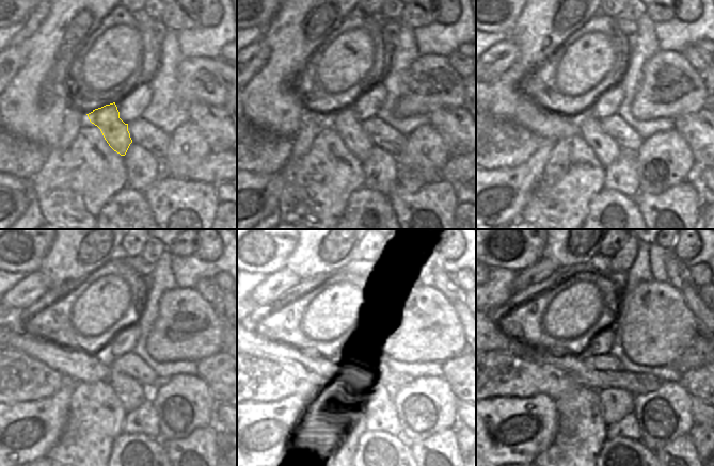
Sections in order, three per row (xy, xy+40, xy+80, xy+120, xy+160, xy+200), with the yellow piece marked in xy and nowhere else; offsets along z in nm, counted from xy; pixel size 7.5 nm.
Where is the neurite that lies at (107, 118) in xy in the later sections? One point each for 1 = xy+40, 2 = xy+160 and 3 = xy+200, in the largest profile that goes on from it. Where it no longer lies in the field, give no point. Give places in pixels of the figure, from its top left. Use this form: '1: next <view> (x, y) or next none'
1: next xy+40 (345, 122)
2: next xy+160 (374, 398)
3: next xy+200 (615, 403)

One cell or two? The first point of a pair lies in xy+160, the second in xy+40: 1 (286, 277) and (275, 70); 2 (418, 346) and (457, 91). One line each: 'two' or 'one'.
1: two
2: one

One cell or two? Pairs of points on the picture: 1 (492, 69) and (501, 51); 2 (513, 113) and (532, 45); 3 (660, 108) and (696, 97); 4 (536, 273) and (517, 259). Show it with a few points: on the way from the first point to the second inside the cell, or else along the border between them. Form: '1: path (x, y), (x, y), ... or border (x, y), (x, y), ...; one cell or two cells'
1: path (492, 65), (498, 55); one cell
2: path (510, 96), (510, 78), (525, 62); one cell
3: path (668, 106), (687, 97); one cell
4: border (542, 257), (517, 273); two cells

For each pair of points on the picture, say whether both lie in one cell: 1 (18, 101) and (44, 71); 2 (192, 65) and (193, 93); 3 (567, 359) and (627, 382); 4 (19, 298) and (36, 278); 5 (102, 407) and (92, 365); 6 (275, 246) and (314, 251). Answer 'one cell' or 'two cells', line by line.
1: one cell
2: one cell
3: one cell
4: one cell
5: two cells
6: two cells

